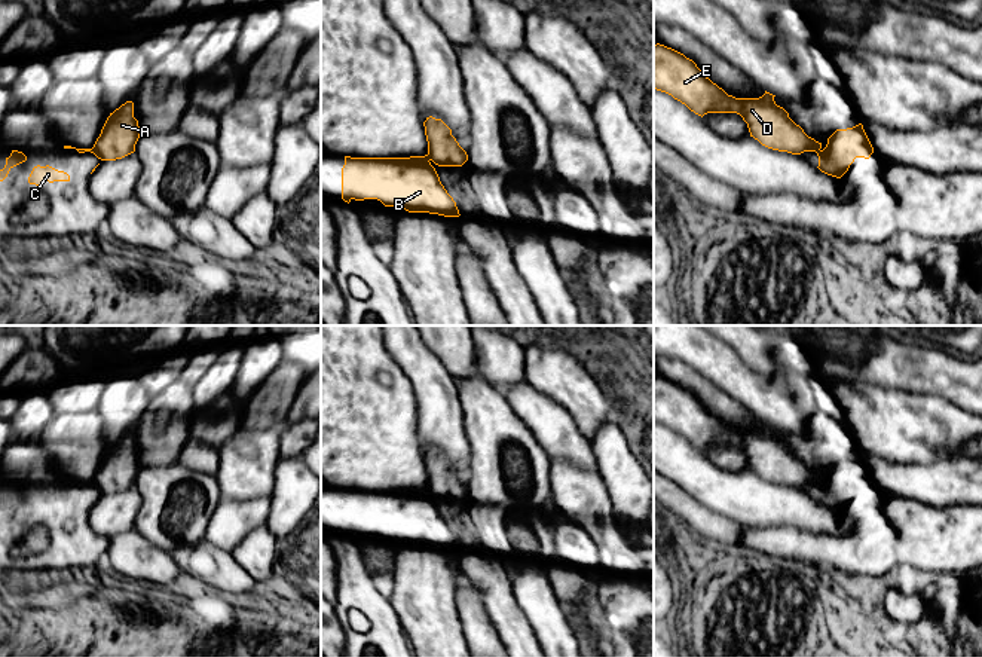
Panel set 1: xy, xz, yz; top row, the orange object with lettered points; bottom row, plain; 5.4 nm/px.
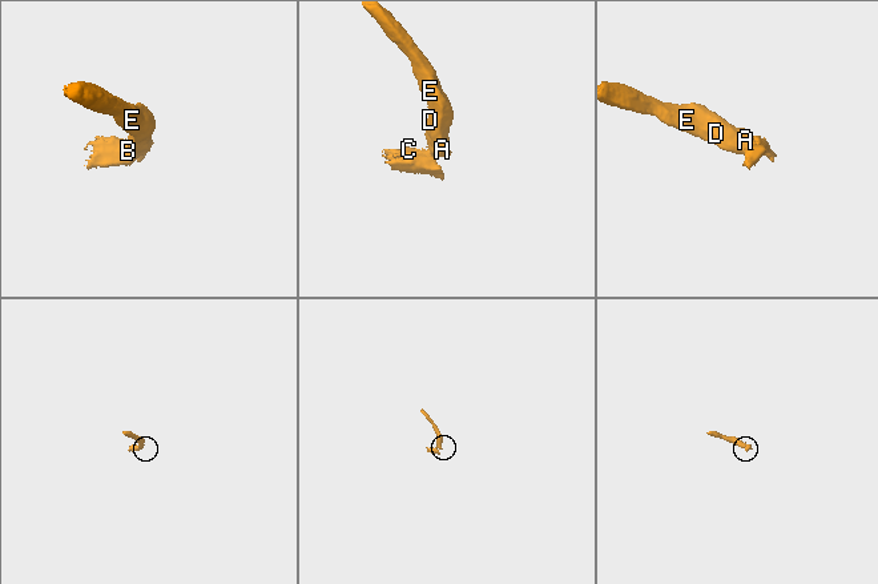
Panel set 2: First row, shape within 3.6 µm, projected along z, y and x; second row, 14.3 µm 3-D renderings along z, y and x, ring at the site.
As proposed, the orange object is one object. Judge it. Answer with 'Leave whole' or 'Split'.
Split

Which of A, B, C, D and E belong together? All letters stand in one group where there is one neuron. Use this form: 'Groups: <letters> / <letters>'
Groups: A D E / B C

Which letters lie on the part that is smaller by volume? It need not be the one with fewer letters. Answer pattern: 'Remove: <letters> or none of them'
Remove: B, C

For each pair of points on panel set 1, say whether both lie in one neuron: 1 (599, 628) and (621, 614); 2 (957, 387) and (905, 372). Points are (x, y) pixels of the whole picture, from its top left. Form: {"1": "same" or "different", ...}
{"1": "different", "2": "same"}

